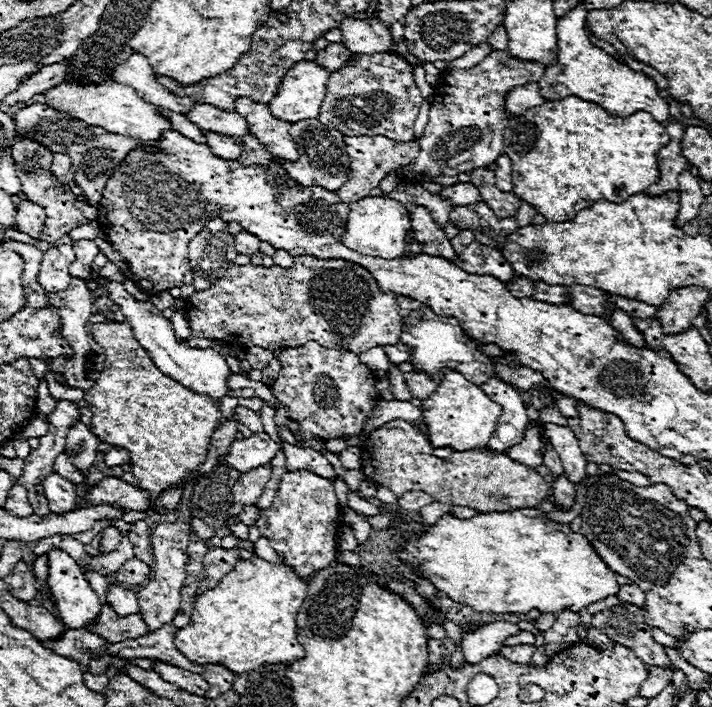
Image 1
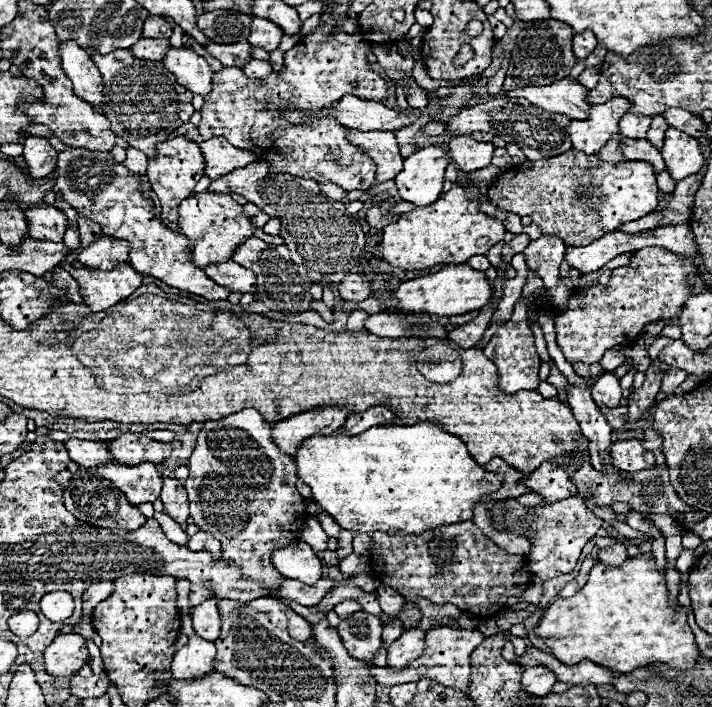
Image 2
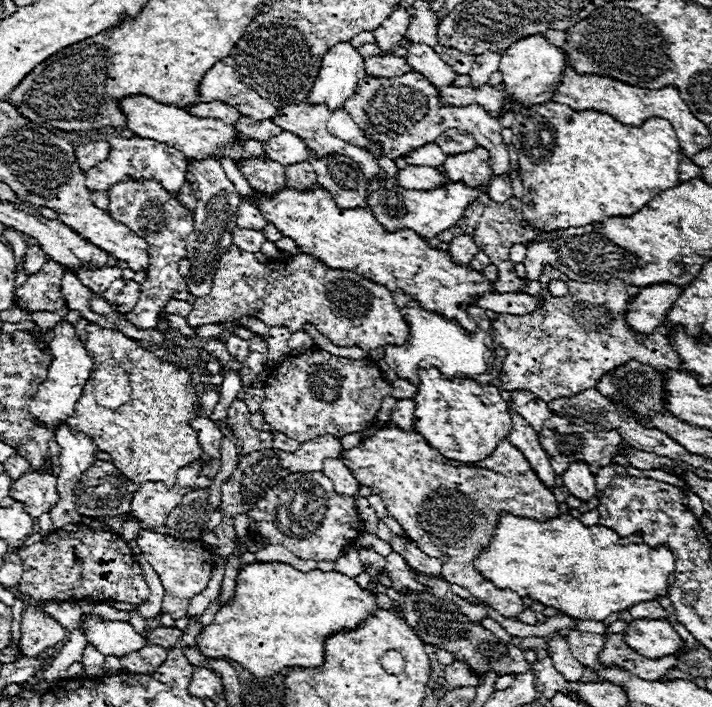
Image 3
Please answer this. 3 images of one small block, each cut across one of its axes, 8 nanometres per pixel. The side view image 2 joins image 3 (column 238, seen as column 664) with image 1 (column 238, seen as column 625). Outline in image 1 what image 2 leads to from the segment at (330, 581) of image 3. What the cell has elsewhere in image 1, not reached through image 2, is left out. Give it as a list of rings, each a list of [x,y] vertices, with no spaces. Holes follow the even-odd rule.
[[[258,556],[240,560],[218,586],[206,590],[194,603],[188,626],[176,632],[176,648],[196,664],[220,662],[240,674],[262,664],[290,664],[304,658],[296,640],[296,612],[304,602],[306,582],[286,566],[266,562]]]

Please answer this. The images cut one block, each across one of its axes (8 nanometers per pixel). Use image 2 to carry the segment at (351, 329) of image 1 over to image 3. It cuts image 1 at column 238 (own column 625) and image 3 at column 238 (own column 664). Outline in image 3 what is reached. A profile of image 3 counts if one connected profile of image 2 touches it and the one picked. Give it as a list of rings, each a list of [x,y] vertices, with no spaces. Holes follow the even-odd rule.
[[[230,244],[216,262],[216,272],[212,278],[212,292],[204,298],[198,298],[192,304],[192,312],[186,316],[186,322],[188,322],[188,326],[196,328],[202,324],[214,324],[214,322],[236,322],[242,316],[260,318],[268,326],[286,326],[290,332],[304,330],[304,324],[310,322],[332,344],[358,346],[366,352],[386,346],[386,344],[402,346],[408,342],[408,336],[410,336],[408,322],[400,314],[400,308],[394,304],[394,298],[388,288],[384,288],[352,270],[328,268],[324,262],[320,262],[318,258],[312,258],[308,254],[300,254],[296,258],[288,258],[284,262],[270,260],[266,264],[260,264],[254,258],[254,254],[242,252]]]

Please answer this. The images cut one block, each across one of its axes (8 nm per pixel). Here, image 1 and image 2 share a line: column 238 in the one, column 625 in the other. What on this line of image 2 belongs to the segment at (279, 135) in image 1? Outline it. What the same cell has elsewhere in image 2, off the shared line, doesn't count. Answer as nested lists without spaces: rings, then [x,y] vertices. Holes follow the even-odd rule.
[[[622,96],[592,106],[588,120],[574,120],[566,128],[572,140],[572,148],[586,154],[600,152],[608,144],[608,140],[618,134],[616,122],[620,122],[620,118],[628,114],[630,108],[632,104],[628,102],[628,98]]]

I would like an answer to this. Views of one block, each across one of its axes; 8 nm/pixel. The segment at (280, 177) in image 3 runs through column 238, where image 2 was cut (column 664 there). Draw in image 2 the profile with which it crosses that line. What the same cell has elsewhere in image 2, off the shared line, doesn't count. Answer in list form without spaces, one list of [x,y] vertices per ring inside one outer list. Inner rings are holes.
[[[622,138],[622,146],[620,150],[624,152],[626,160],[644,160],[650,162],[654,166],[654,172],[660,174],[662,170],[666,170],[664,158],[660,154],[660,150],[656,146],[652,146],[648,140],[634,140],[634,138]]]

